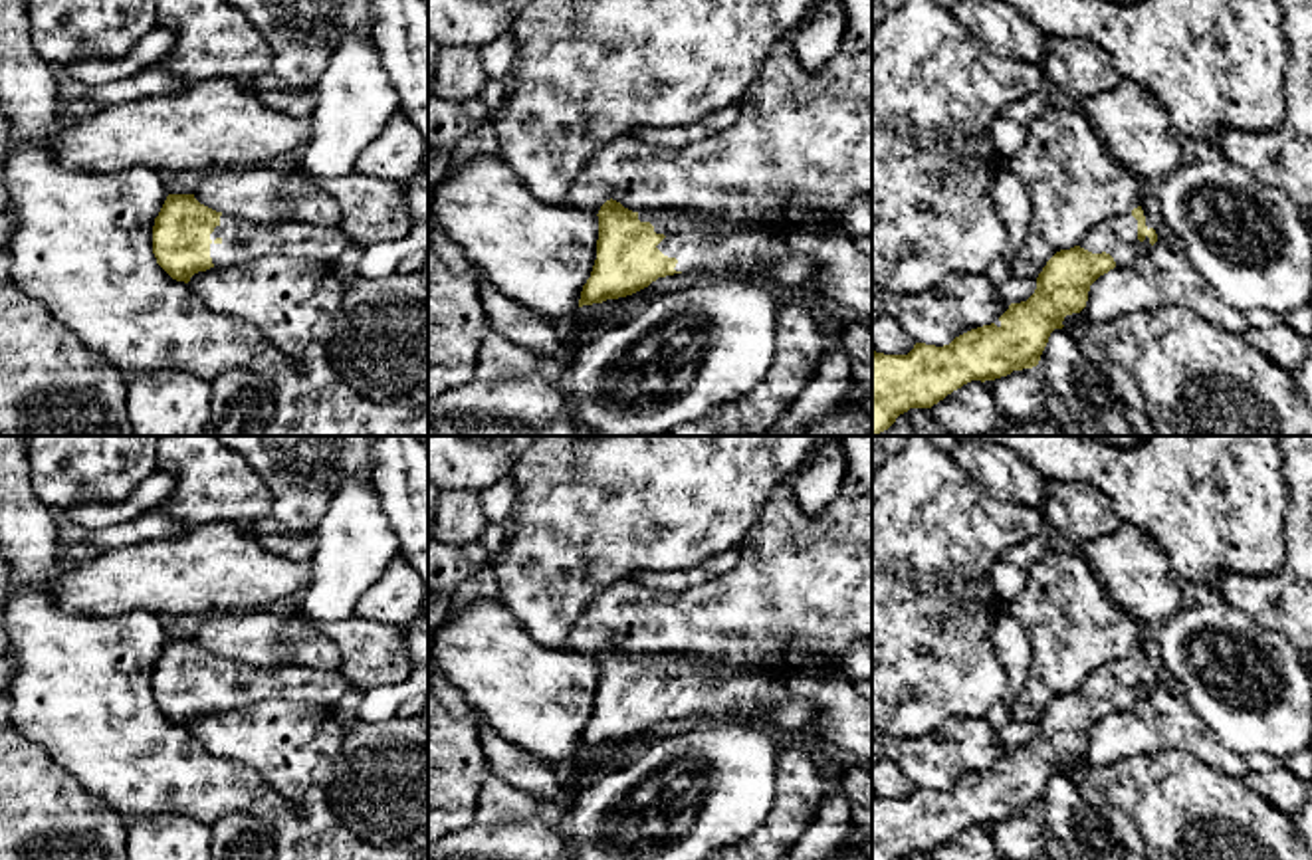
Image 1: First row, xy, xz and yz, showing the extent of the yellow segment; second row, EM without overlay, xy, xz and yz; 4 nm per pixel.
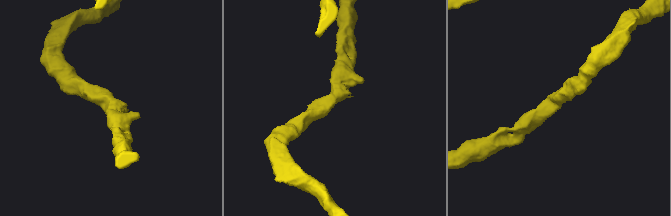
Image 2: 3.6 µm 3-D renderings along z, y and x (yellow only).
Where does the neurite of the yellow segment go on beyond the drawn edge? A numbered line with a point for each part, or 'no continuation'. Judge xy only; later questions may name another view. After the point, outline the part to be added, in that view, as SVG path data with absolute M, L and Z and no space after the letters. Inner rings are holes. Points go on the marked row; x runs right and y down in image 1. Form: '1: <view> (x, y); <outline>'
1: xy (242, 240); M230 214L210 234L210 258L216 268L240 266L262 256L307 258L333 266L355 242L341 226L303 222L260 224Z

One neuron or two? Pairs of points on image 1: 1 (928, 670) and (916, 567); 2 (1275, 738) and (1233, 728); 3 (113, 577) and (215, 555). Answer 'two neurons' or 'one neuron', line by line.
1: one neuron
2: one neuron
3: one neuron

